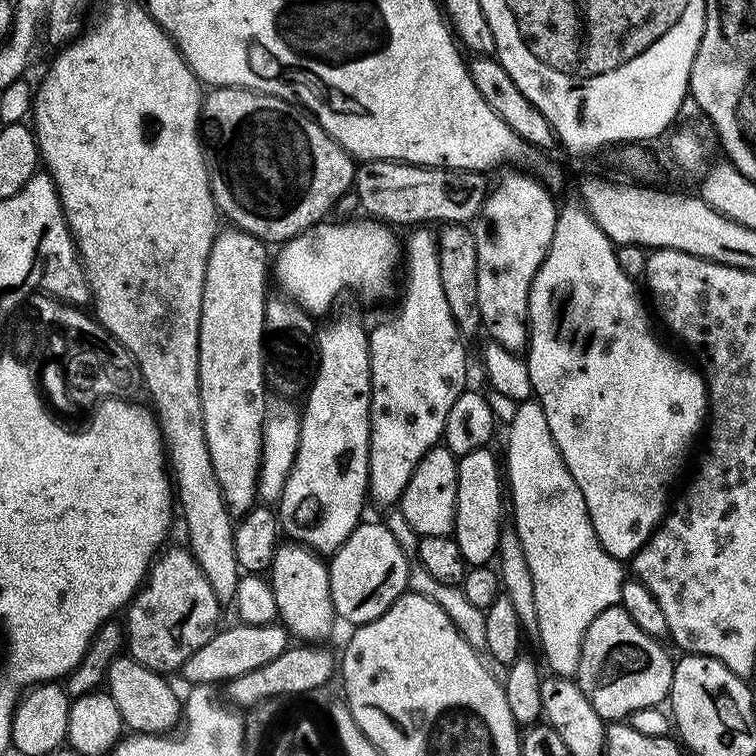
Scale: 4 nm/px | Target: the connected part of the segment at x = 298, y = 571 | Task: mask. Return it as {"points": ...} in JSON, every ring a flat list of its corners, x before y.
{"points":[[288,542,277,547,272,567,270,583,277,598,279,623,300,642,320,642,323,636,332,632,332,599,330,598,330,578,328,564,317,553,295,543]]}

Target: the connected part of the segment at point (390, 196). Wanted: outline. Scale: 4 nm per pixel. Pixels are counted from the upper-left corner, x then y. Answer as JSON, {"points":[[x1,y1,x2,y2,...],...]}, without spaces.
{"points":[[366,160,356,169,354,196,356,192,371,219,389,226,424,224,427,220,464,224,475,221,483,210,490,191,488,178,482,172,443,166,405,164,398,160]]}

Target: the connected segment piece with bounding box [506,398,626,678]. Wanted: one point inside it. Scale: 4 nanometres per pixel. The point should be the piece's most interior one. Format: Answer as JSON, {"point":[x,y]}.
{"point":[575,580]}

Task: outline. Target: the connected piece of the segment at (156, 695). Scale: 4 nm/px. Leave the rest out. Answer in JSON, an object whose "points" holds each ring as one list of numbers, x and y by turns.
{"points":[[120,654,107,667,106,691,114,698,125,729,136,734,164,734,180,716,180,700,176,692,147,664,139,664,131,655]]}

